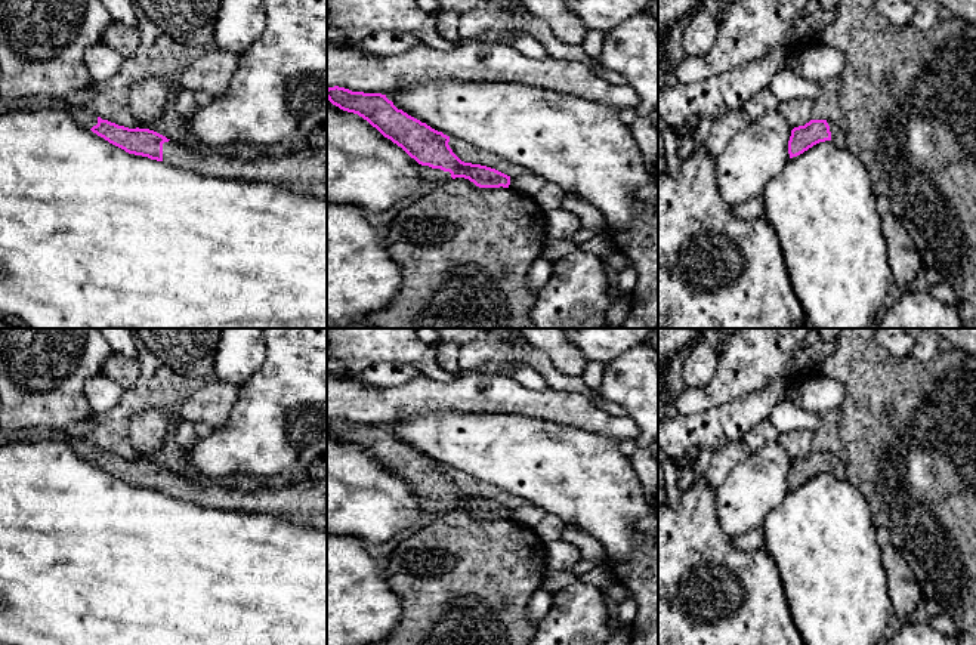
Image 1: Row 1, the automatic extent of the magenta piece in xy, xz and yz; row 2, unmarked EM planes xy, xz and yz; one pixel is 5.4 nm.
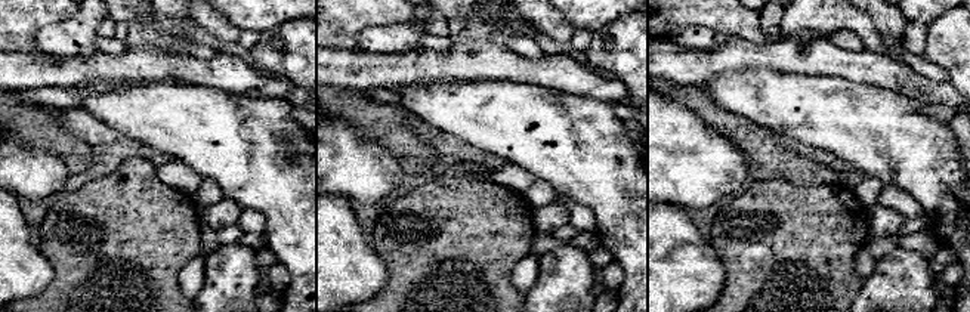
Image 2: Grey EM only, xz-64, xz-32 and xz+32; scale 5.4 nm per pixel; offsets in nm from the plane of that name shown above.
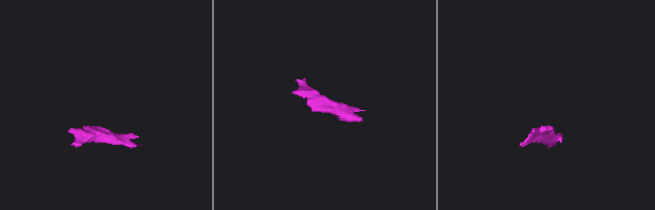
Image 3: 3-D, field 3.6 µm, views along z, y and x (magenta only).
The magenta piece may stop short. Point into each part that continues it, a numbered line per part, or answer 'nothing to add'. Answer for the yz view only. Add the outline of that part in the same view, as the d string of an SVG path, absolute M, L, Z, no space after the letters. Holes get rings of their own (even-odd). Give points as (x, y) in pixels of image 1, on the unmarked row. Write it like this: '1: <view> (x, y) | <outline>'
1: yz (837, 465) | M827 453L831 463L831 472L837 478L846 478L846 462L833 453Z

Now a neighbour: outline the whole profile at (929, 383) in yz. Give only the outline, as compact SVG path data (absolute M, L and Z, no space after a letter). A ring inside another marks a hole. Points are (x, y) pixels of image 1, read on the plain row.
M841 328L834 352L821 364L821 376L836 379L846 392L837 422L838 436L847 453L846 479L865 497L874 527L890 533L890 543L912 567L923 599L936 601L952 618L958 645L976 645L976 355L951 348L939 351L926 362L912 354L898 358L875 342L874 328Z

